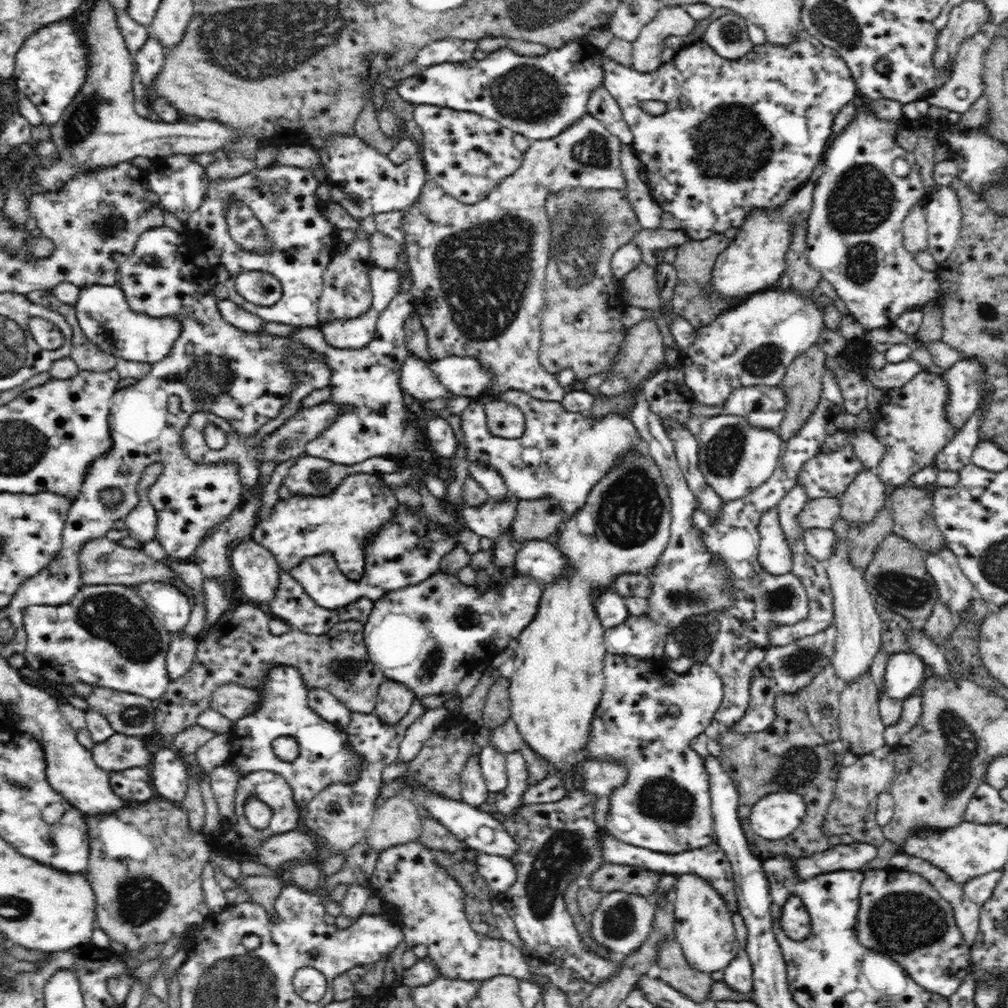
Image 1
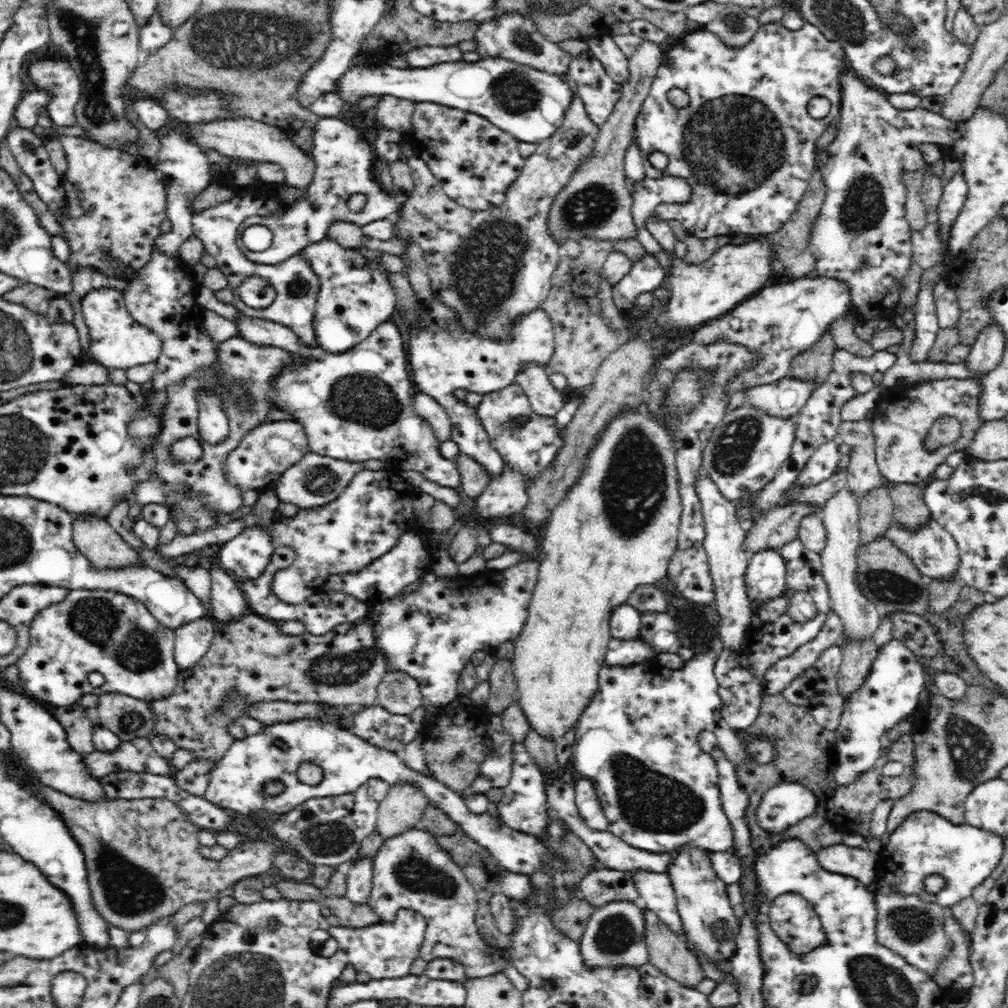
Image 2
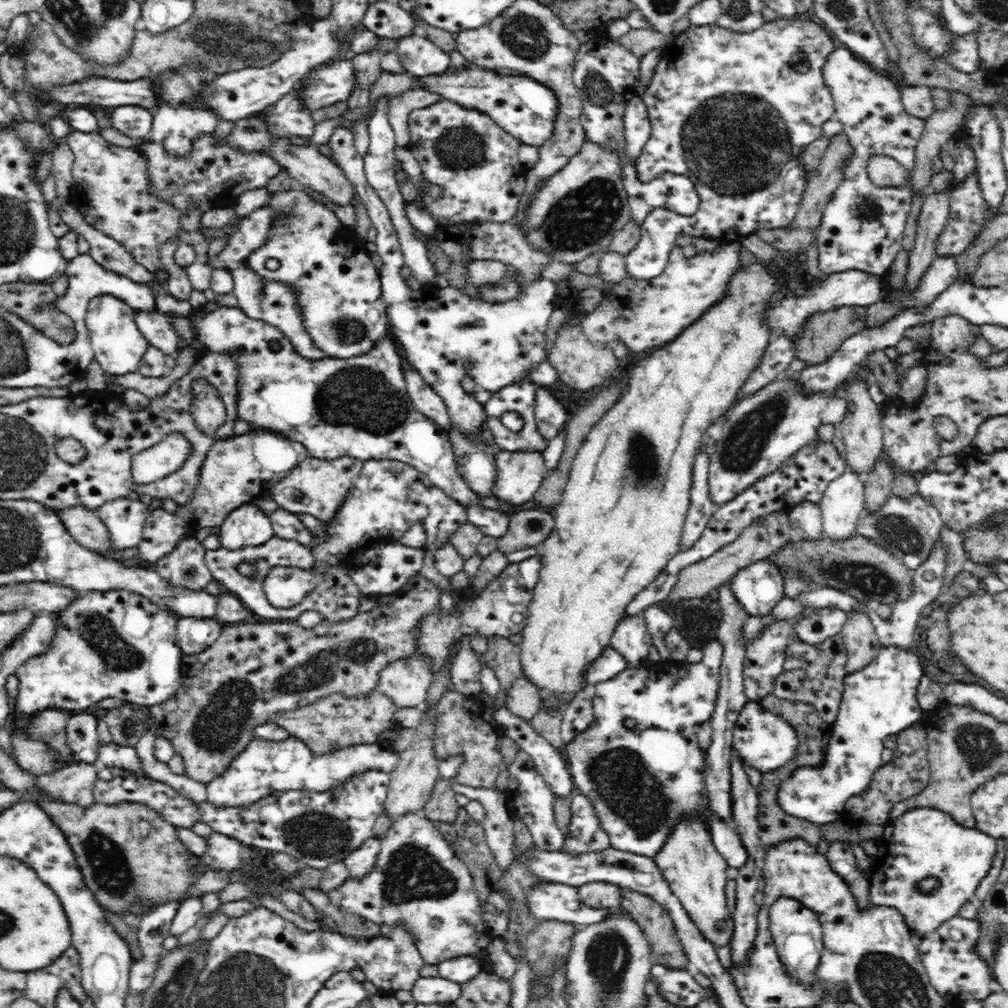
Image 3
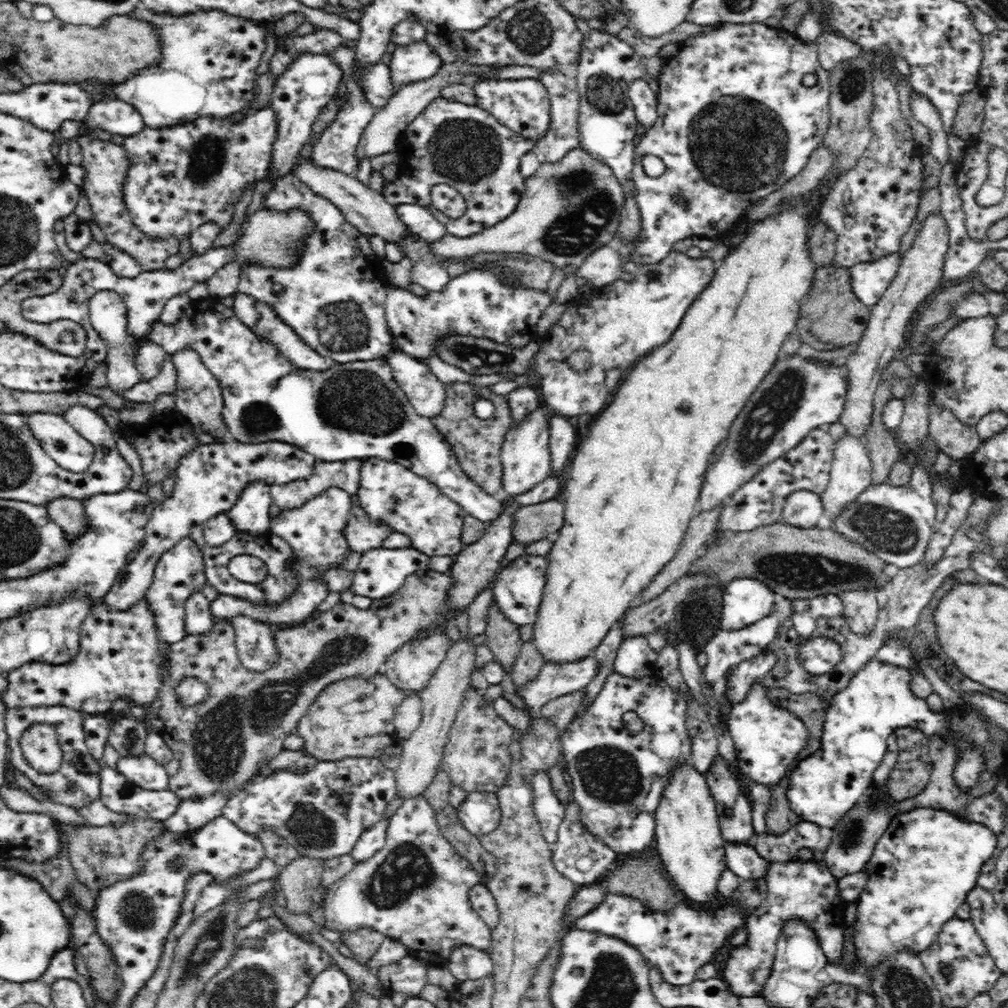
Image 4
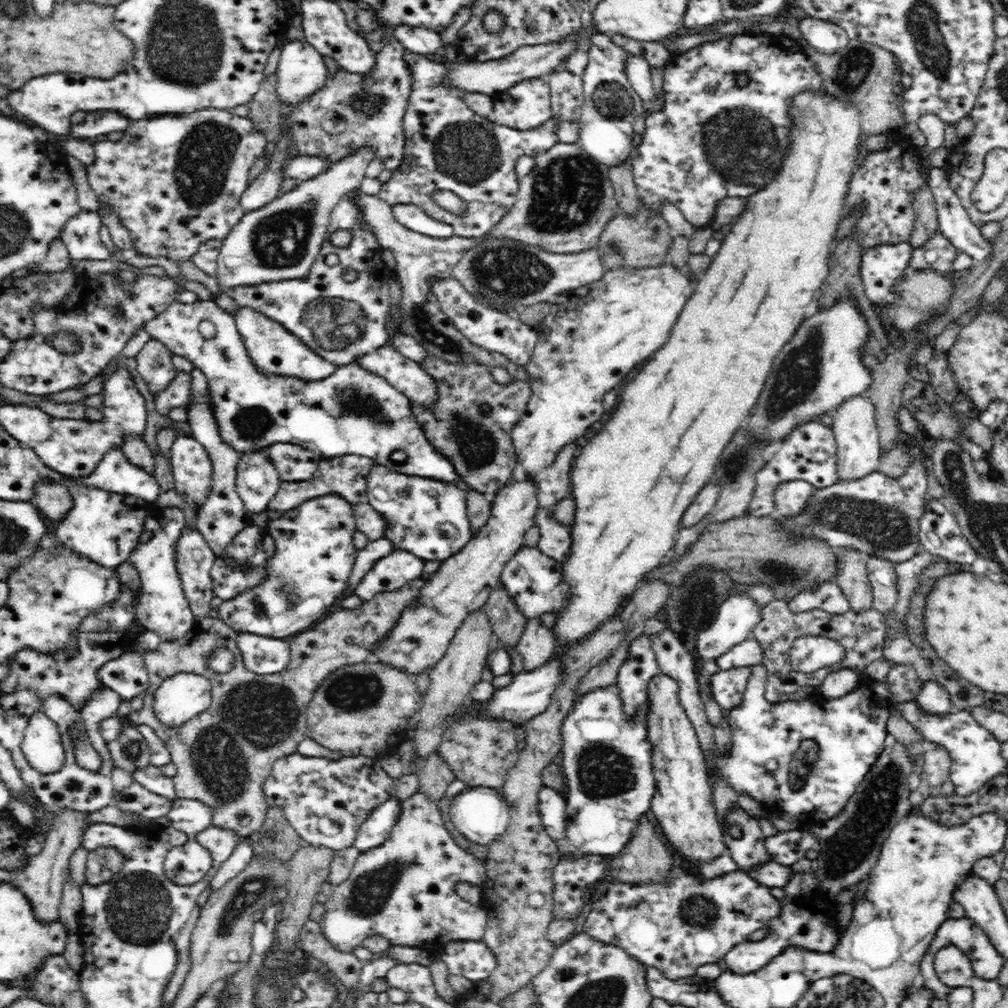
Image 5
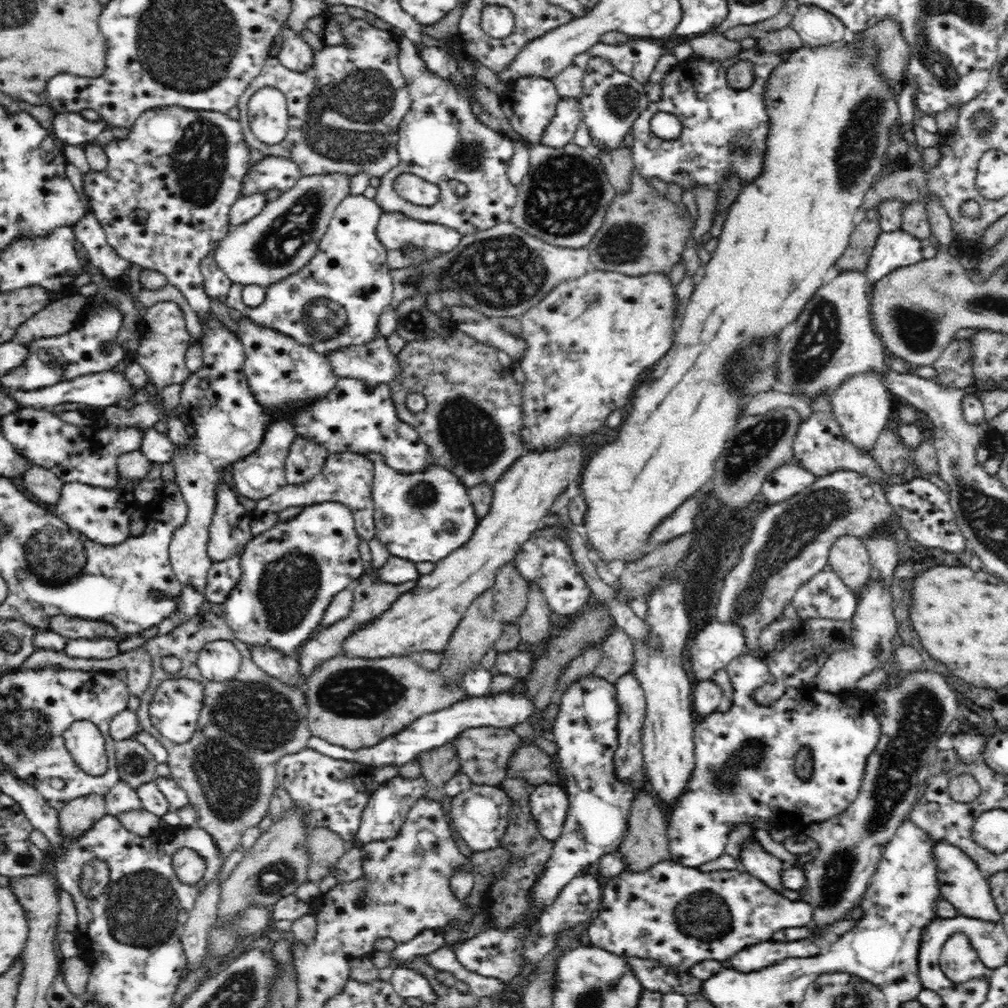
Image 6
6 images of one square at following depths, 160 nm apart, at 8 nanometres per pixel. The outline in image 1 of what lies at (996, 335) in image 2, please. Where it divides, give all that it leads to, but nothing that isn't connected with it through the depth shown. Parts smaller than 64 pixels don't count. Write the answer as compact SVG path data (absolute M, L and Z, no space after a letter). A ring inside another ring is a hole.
M962 359L939 376L947 386L945 418L959 432L979 408L982 367L976 359Z

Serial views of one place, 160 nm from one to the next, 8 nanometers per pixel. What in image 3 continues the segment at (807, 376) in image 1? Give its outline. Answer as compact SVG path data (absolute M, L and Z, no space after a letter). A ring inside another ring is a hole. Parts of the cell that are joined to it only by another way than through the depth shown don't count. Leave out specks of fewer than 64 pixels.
M844 307L817 314L809 319L801 332L800 340L795 344L795 356L804 362L804 366L814 366L830 360L846 339L856 335L868 323L866 307Z

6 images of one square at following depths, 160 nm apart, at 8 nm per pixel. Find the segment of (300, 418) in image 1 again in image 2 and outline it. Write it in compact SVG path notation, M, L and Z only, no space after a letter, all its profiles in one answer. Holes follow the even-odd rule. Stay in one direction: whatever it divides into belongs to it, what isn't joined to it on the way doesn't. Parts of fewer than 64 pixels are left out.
M296 419L271 421L251 430L229 454L225 477L244 491L256 488L259 493L264 492L275 485L289 466L310 452L307 434L300 422Z

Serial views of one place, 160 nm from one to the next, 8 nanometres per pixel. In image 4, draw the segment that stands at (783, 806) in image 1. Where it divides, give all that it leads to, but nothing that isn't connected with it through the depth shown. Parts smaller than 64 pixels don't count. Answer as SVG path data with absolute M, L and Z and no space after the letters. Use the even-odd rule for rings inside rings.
M872 658L868 664L864 664L862 670L854 674L844 690L835 694L825 712L820 749L794 767L792 774L789 775L786 800L788 800L788 807L801 821L812 822L820 828L833 829L838 826L838 822L844 818L848 810L865 800L873 784L874 772L887 754L886 738L897 728L919 728L928 736L946 734L948 721L944 721L945 710L933 713L928 709L926 701L918 698L910 688L913 674L916 672L915 666L896 666Z

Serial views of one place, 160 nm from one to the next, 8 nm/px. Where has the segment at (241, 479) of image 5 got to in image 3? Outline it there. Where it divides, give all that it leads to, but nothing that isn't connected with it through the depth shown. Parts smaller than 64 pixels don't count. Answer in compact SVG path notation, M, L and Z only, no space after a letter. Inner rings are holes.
M254 500L241 505L237 509L230 511L224 522L221 524L218 533L220 539L220 548L224 548L229 552L236 552L242 550L245 546L260 546L268 542L275 536L273 526L271 525L270 518L266 517L264 513L256 507Z

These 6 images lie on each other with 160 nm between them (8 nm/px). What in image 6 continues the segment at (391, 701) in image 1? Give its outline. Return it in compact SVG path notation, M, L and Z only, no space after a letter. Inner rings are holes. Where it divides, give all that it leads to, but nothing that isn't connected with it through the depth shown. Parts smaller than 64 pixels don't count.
M572 438L568 444L556 446L554 452L542 454L528 454L516 459L509 469L493 485L492 504L488 514L479 519L470 541L454 550L447 558L435 564L430 574L419 576L416 584L408 592L401 594L388 611L384 611L378 618L348 634L343 642L344 656L360 657L364 659L390 658L396 655L413 654L419 656L423 651L441 654L450 642L452 633L461 621L468 607L484 591L492 588L498 569L505 564L512 563L522 546L532 533L542 527L542 518L548 516L552 504L570 482L576 482L582 472L582 438Z

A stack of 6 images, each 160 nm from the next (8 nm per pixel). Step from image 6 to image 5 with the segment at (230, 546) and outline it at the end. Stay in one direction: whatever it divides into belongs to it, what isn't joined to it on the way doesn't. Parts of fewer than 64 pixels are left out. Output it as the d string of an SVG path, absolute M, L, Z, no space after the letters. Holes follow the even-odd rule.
M192 365L190 374L190 386L188 386L188 407L187 422L192 429L191 436L194 437L210 455L213 464L213 489L206 499L204 506L197 511L195 527L200 531L204 540L209 544L209 547L214 552L216 557L222 557L225 554L225 549L235 536L244 530L249 524L242 499L238 497L236 492L235 480L237 477L237 462L243 455L227 442L222 440L220 427L216 423L214 410L212 408L211 398L209 398L209 384L203 372Z

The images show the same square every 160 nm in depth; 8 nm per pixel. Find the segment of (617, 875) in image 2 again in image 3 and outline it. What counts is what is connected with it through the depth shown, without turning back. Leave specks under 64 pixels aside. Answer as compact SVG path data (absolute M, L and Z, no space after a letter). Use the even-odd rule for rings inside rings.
M588 882L578 887L578 895L584 905L590 908L617 909L621 907L624 888L611 882Z

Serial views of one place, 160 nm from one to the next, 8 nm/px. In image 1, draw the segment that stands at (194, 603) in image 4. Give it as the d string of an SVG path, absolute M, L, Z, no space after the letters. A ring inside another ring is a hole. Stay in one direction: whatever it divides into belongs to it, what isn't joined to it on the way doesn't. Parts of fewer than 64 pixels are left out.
M180 632L173 635L166 659L170 682L183 677L190 670L197 651L195 636L188 637Z

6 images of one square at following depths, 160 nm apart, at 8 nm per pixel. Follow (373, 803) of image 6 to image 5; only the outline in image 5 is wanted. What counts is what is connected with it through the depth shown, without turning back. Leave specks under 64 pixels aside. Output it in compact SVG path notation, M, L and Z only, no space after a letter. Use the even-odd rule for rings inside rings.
M392 797L388 802L376 806L372 814L369 814L368 820L360 826L353 847L363 853L386 842L399 820L400 804L402 803Z

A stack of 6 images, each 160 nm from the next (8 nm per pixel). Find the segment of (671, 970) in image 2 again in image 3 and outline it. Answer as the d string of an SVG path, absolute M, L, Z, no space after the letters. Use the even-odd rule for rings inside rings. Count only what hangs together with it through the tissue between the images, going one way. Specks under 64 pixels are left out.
M624 889L621 907L624 908L643 930L650 945L650 952L656 956L656 964L674 970L692 971L685 958L682 943L676 934L672 918L661 904L631 889Z

